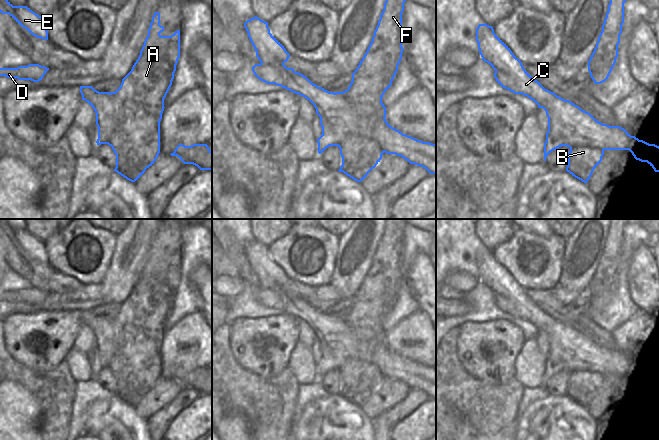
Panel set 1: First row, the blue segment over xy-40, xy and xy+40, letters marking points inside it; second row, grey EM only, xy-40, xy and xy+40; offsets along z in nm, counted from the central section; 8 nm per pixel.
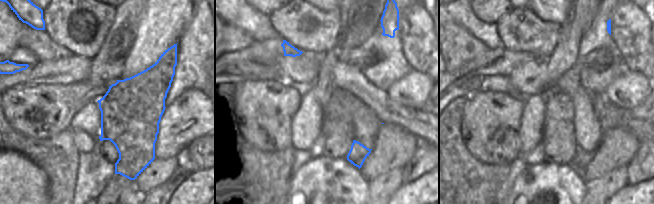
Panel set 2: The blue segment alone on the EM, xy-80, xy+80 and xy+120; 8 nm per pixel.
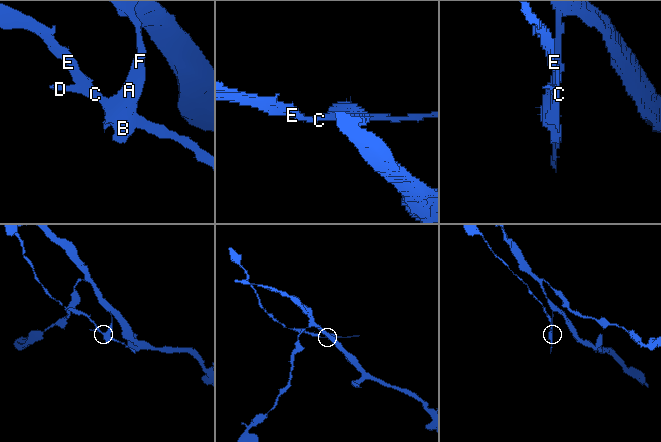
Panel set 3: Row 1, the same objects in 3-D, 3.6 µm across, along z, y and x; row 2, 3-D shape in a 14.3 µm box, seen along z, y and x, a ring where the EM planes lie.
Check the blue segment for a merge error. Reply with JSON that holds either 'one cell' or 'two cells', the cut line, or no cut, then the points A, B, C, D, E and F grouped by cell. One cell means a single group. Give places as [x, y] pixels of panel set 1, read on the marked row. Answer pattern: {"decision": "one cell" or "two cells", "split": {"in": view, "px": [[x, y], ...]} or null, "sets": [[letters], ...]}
{"decision": "two cells", "split": {"in": "xy", "px": [[335, 92], [340, 94], [357, 113], [369, 119], [384, 119]]}, "sets": [["A", "B", "F"], ["C", "D", "E"]]}

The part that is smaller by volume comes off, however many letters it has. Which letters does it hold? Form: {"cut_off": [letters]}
{"cut_off": ["C", "D", "E"]}

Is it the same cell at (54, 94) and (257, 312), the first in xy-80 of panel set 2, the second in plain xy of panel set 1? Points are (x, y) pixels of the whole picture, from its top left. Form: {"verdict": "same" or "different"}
{"verdict": "different"}

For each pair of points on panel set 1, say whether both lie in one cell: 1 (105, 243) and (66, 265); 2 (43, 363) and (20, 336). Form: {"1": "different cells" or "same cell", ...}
{"1": "same cell", "2": "same cell"}

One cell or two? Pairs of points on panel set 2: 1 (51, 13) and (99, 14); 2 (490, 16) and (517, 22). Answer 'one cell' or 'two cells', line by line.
1: one cell
2: two cells

